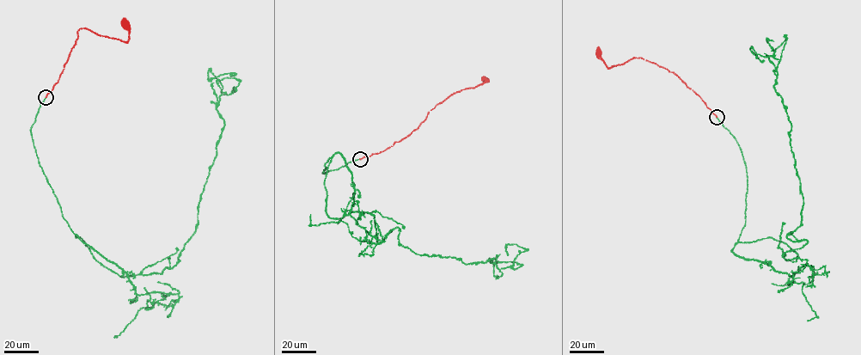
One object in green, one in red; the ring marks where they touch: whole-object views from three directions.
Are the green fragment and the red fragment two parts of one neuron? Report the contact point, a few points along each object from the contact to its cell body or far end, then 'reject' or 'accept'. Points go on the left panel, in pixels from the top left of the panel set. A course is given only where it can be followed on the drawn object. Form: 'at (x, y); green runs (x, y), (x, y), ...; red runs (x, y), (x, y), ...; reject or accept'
at (45, 97); green runs (46, 97), (31, 133), (71, 230), (121, 276), (161, 274), (195, 230), (224, 125), (208, 71), (229, 76); red runs (46, 97), (58, 82), (80, 28), (88, 28), (98, 34), (127, 42), (129, 30), (125, 25); accept

